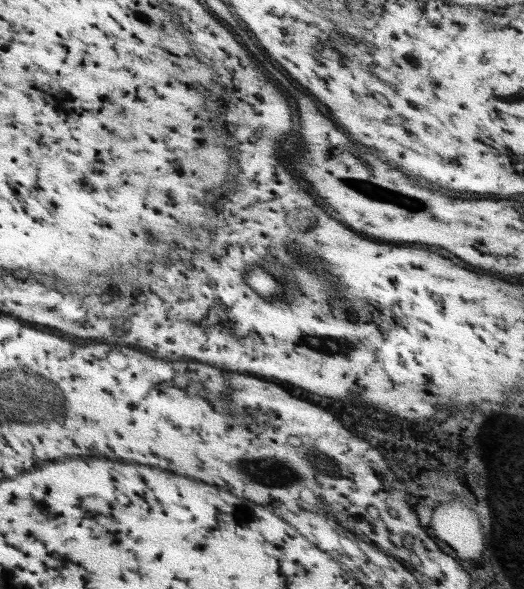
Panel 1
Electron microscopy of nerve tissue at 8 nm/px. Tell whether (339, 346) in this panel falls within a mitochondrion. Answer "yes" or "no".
yes

